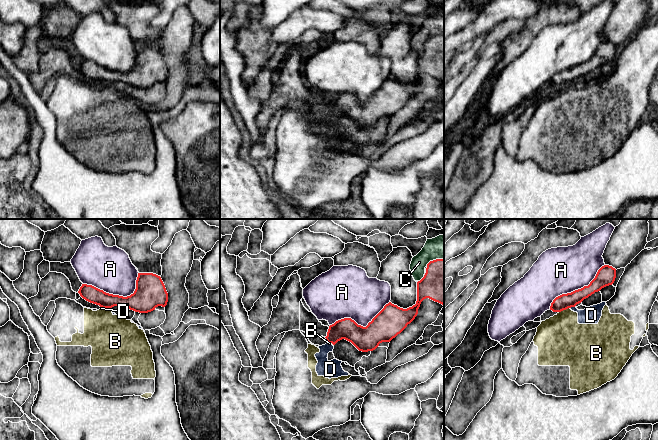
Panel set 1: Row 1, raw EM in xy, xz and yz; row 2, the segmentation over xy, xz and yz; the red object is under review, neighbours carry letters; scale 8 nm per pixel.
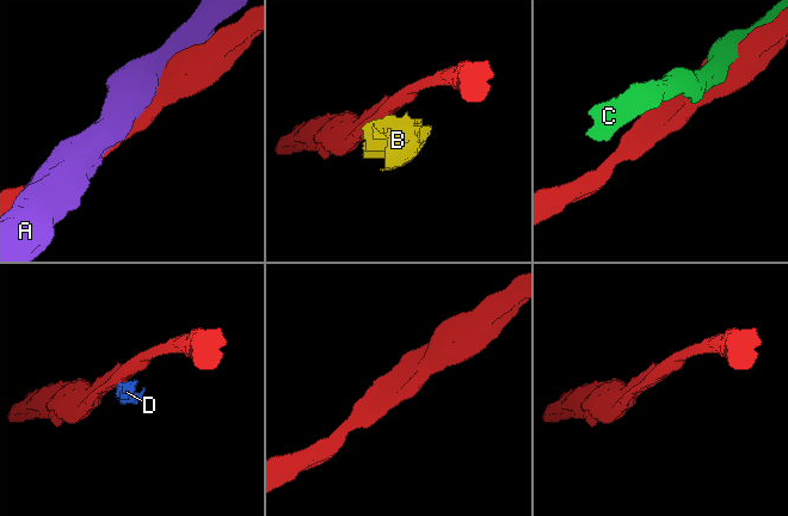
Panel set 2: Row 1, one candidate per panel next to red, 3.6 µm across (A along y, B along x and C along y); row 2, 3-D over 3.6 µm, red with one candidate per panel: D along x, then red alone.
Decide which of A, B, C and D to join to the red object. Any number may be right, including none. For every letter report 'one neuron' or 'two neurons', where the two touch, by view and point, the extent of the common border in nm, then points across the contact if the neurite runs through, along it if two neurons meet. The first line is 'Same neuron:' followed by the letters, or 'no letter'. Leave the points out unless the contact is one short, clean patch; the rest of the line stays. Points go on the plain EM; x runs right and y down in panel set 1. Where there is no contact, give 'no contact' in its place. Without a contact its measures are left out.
Same neuron: no letter
A: two neurons | xy (118, 71) | 460 nm
B: two neurons | yz (564, 85) | 100 nm | along yz (569, 83), (559, 88)
C: two neurons | xz (422, 54) | 80 nm
D: two neurons | yz (572, 82) | 40 nm | along yz (574, 82), (570, 84)

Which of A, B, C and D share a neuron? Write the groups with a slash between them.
A / B D / C

